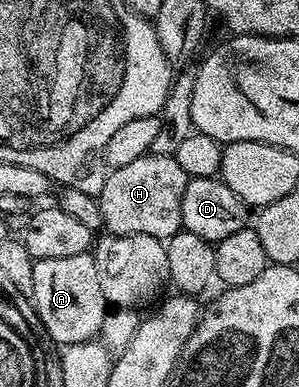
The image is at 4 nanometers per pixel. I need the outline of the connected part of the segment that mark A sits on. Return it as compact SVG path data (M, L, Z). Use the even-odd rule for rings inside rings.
M92 253L79 256L63 256L63 260L34 261L35 288L31 302L46 326L54 342L62 347L73 346L76 342L96 339L107 313L107 303L99 284L99 272Z

